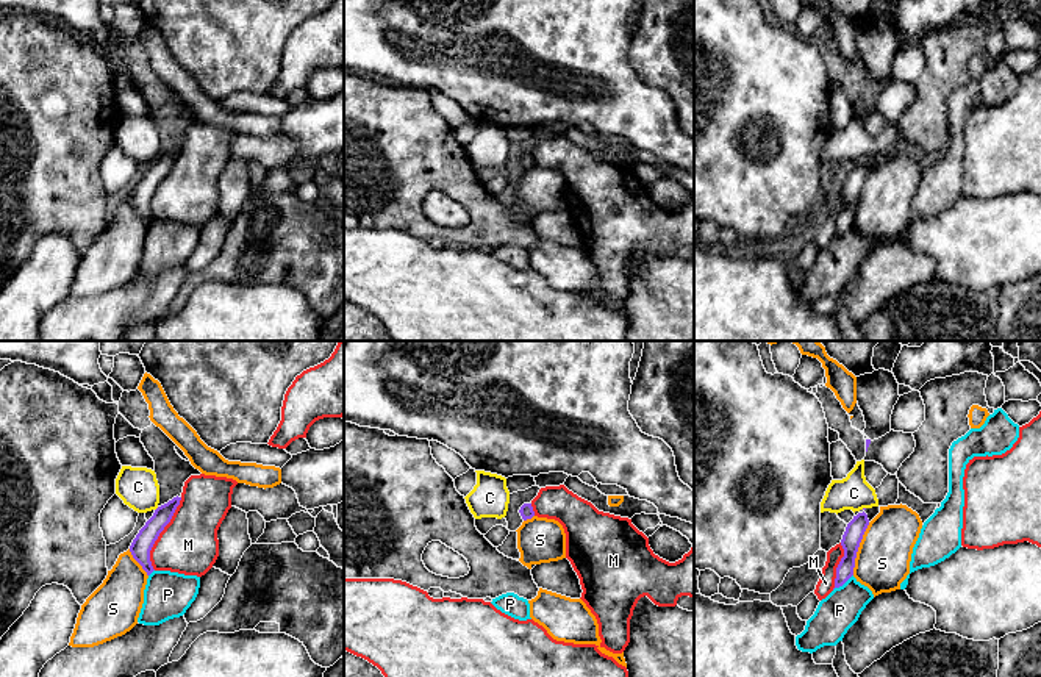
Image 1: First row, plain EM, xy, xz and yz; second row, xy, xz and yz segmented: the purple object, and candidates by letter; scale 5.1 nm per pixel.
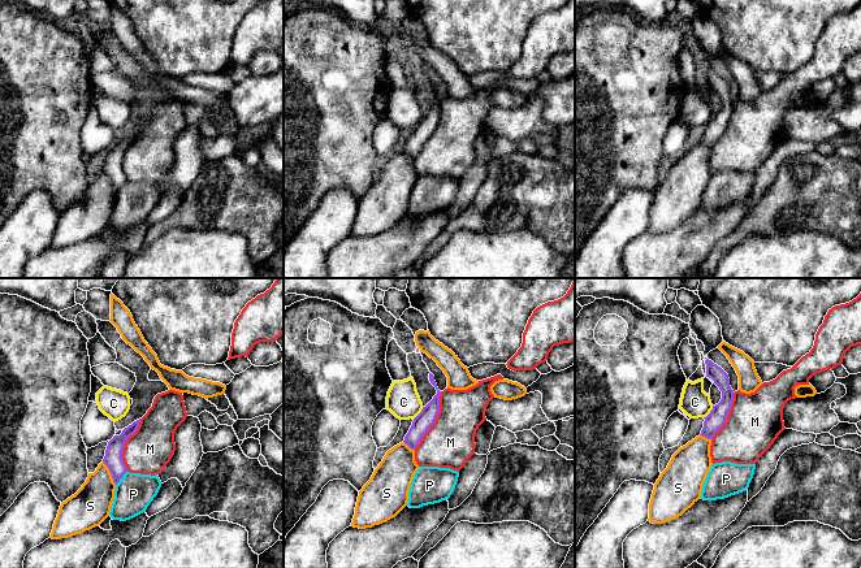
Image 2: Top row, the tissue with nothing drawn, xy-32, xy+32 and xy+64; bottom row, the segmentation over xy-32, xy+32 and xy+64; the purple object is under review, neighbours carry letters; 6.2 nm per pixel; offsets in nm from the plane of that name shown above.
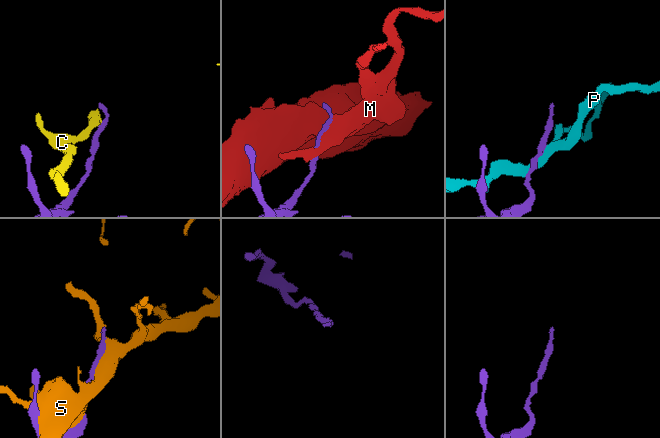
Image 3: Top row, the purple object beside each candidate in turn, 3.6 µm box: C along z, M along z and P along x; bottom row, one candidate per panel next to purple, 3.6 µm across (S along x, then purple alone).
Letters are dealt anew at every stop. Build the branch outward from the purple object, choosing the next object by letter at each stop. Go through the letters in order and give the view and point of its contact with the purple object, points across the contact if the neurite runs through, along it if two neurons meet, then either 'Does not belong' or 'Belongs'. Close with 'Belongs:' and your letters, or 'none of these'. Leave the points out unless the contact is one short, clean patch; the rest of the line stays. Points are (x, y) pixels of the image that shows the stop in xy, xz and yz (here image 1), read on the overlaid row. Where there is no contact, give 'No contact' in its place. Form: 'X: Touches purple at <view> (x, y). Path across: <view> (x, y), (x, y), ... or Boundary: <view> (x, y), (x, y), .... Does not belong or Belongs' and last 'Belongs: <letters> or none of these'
C: Touches purple at xy (157, 508). Boundary: xy (158, 507), (155, 510). Does not belong
M: Touches purple at xy (160, 532). Does not belong
P: Touches purple at yz (843, 583). Does not belong
S: Touches purple at yz (857, 549). Does not belong
Belongs: none of these

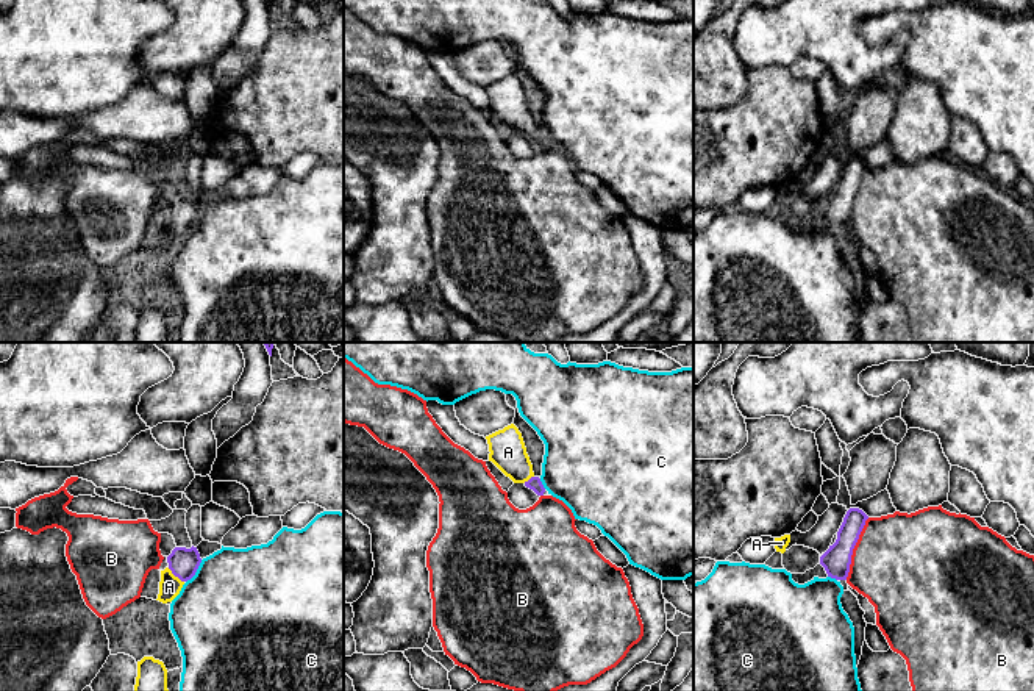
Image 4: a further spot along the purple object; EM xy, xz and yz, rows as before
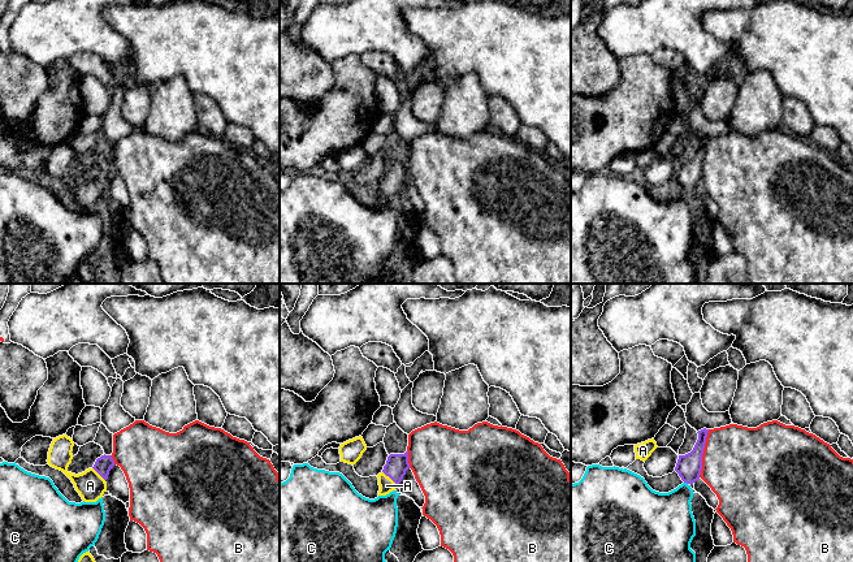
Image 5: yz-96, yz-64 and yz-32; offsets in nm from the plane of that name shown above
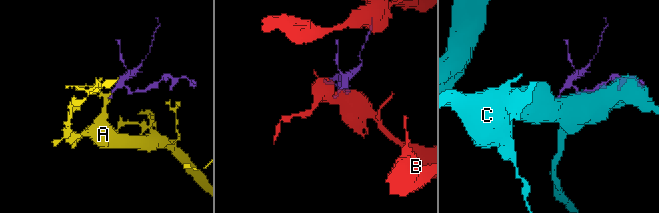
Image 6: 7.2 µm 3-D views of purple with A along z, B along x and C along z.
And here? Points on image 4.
A: Touches purple at xy (175, 576). Path across: xy (183, 563), (175, 576), (169, 587). Belongs
B: Touches purple at yz (853, 547). Boundary: yz (869, 518), (853, 549), (850, 571), (845, 579). Does not belong
C: Touches purple at xy (196, 571). Does not belong
Belongs: A

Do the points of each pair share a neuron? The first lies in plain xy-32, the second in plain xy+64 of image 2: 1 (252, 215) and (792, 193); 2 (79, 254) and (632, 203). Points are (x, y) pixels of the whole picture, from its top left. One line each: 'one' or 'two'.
1: one
2: two

